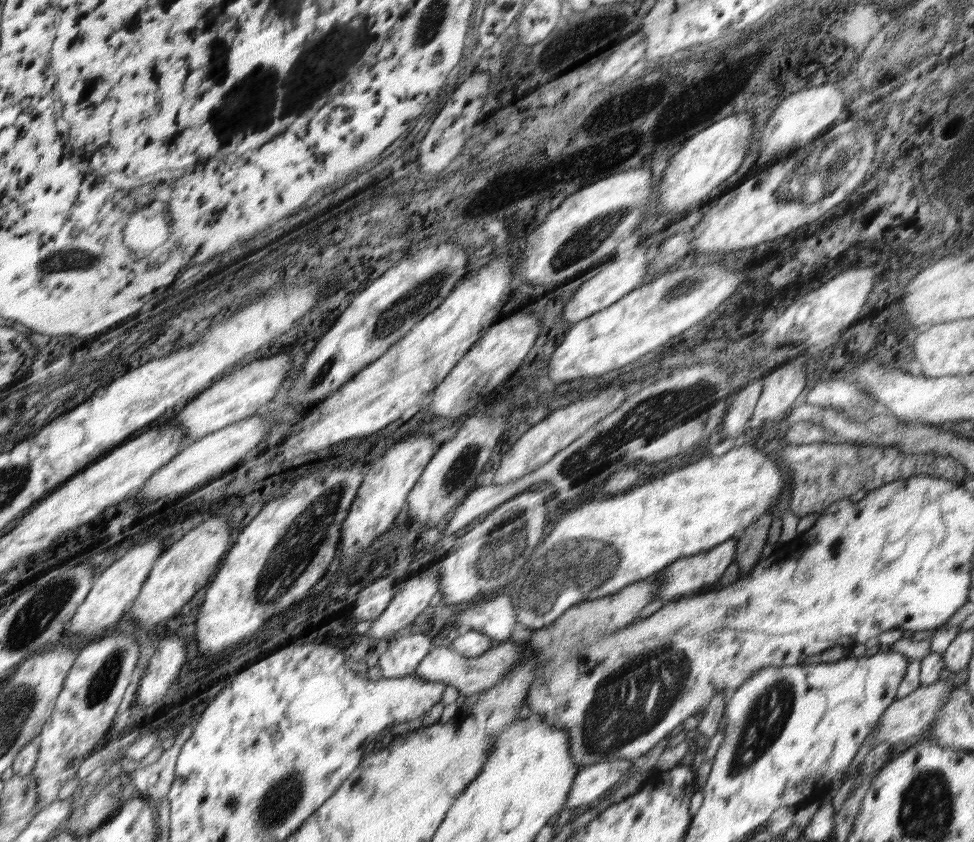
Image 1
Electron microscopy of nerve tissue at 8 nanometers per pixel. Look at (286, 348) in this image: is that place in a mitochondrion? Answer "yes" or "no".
no

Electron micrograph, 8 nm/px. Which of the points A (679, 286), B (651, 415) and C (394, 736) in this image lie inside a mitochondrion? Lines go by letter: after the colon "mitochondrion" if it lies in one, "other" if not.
A: mitochondrion
B: mitochondrion
C: other

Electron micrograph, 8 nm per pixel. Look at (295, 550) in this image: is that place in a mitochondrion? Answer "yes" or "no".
yes

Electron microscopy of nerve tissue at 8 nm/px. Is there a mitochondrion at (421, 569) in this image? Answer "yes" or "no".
no

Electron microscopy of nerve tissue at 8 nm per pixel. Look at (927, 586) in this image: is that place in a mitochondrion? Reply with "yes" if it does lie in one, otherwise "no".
no

